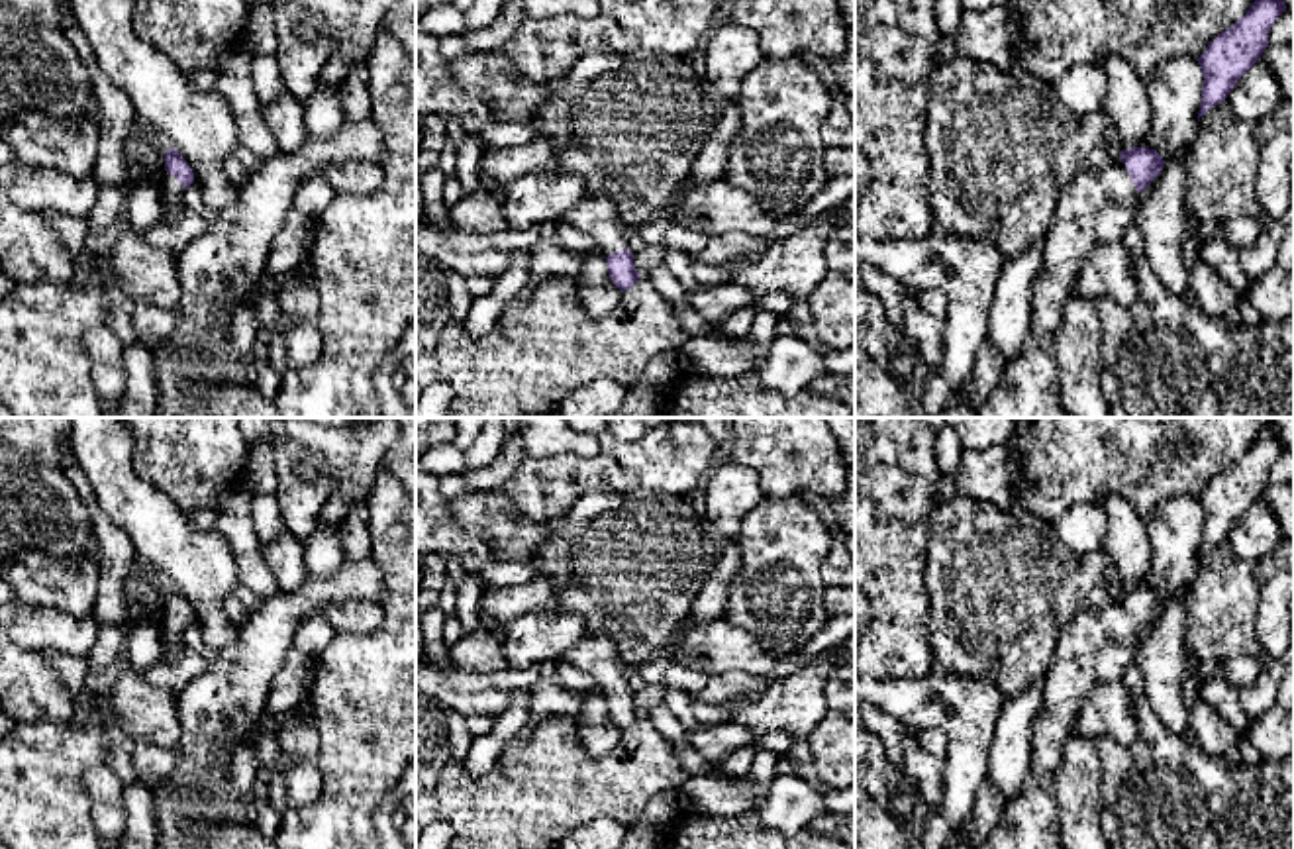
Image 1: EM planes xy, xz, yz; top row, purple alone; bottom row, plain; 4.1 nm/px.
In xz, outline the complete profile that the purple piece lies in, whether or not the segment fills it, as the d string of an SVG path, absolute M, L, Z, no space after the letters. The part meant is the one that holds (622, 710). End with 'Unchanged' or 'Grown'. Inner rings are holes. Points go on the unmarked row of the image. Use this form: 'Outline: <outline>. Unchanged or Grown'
Outline: M588 633L555 661L567 661L594 678L596 690L608 700L608 712L616 727L625 731L637 722L641 714L633 704L633 692L627 688L633 671L622 661L612 637Z. Grown

